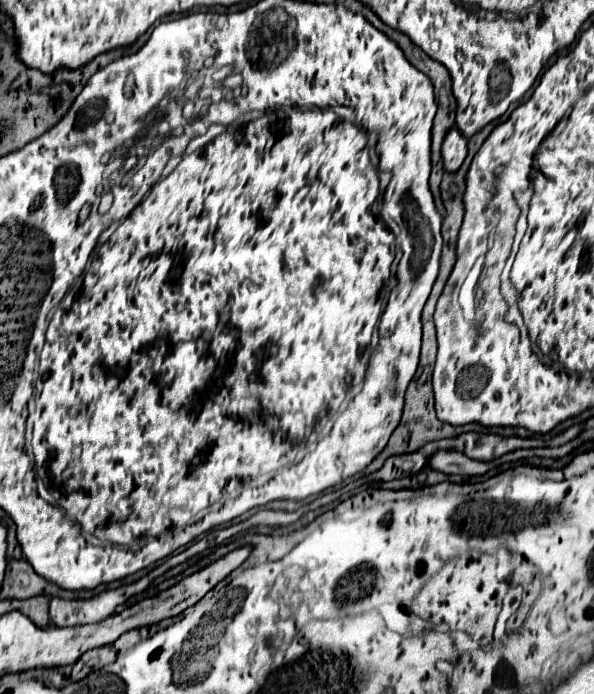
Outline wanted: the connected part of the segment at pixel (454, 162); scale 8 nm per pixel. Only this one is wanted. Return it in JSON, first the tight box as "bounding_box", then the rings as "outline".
{"bounding_box":[441,127,467,171],"outline":[[[451,127],[445,133],[441,145],[441,157],[447,171],[457,171],[463,159],[467,157],[467,137],[463,137],[463,133],[457,127]]]}

